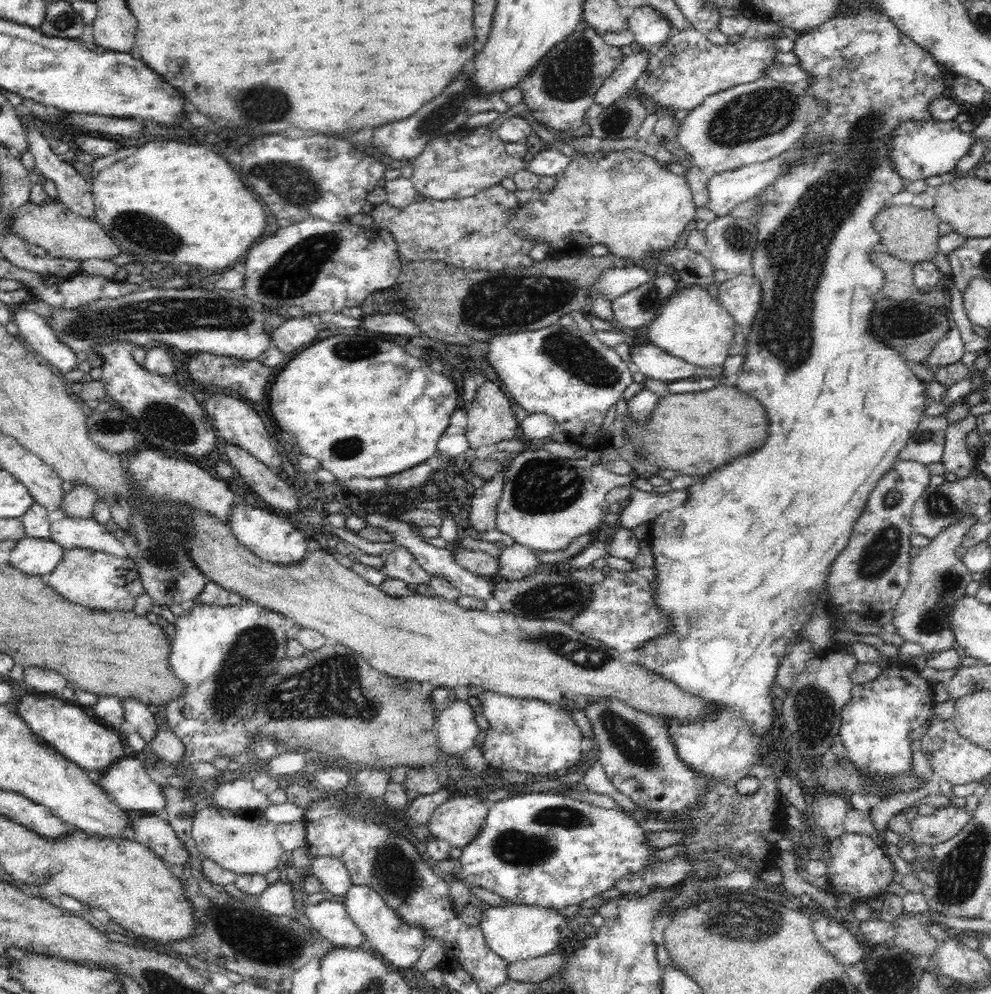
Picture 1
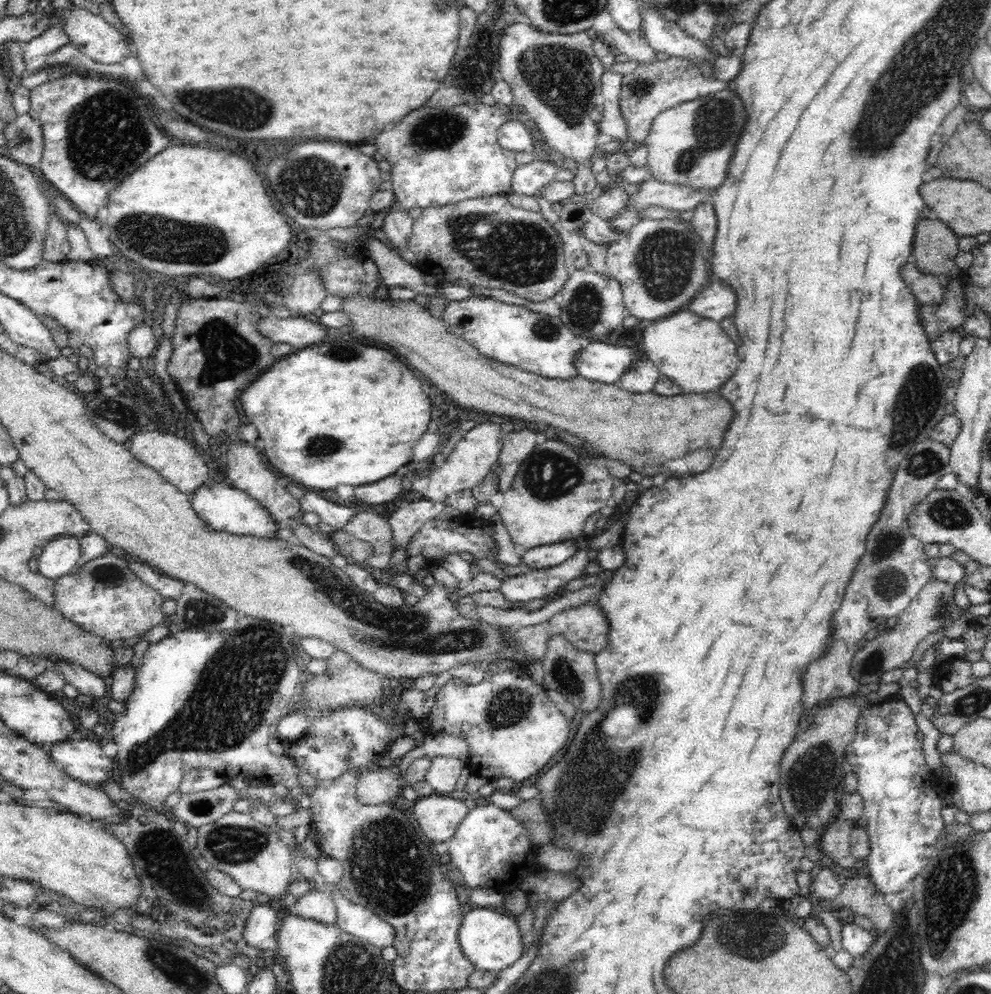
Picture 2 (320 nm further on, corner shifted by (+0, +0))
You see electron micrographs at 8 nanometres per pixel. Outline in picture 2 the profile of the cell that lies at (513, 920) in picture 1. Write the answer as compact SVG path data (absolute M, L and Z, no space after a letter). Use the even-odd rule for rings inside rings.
M472 907L459 926L459 943L464 956L478 970L494 972L512 966L523 954L522 930L510 915L498 913L494 909Z

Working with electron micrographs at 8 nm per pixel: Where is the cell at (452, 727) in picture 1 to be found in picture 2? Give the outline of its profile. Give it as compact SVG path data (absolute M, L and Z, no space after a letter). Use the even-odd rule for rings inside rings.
M438 756L428 768L425 781L433 788L436 795L455 795L454 788L465 762L458 758Z

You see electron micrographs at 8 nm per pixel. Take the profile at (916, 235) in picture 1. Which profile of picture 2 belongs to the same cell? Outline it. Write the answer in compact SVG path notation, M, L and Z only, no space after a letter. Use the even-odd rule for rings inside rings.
M931 217L921 218L916 223L909 261L923 274L962 276L963 271L954 261L959 251L958 238L944 222Z

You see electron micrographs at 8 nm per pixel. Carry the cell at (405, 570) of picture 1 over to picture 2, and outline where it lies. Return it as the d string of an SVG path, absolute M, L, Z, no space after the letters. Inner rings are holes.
M416 499L409 502L406 508L395 510L388 519L393 534L393 552L390 558L391 569L400 573L408 572L407 544L428 520L436 518L446 506L442 502L430 499Z

